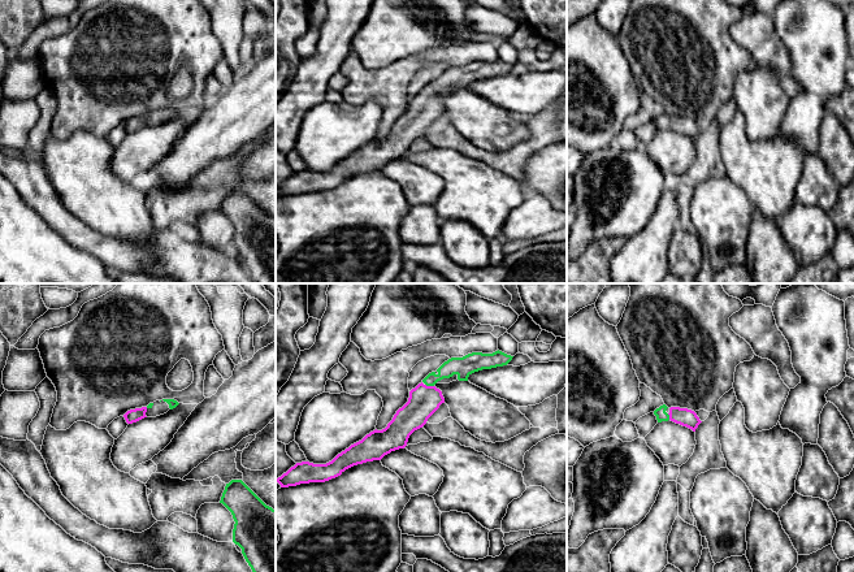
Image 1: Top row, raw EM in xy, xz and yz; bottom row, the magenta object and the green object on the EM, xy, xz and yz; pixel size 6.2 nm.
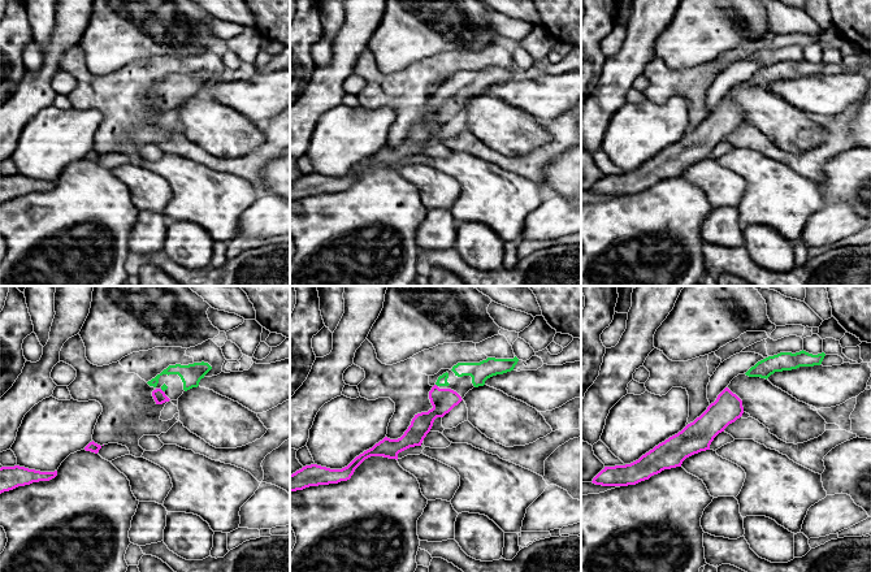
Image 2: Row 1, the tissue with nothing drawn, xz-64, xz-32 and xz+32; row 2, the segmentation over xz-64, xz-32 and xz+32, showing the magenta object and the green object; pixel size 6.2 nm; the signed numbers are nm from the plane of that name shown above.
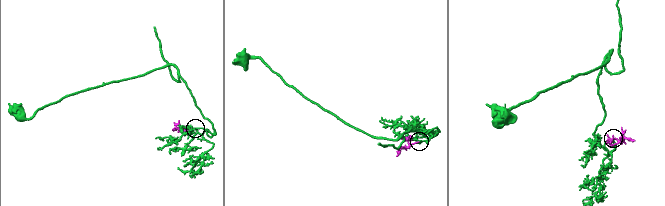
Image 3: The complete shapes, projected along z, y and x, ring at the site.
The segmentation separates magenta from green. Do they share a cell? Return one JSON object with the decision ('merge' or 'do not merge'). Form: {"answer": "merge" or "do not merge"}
{"answer": "merge"}

